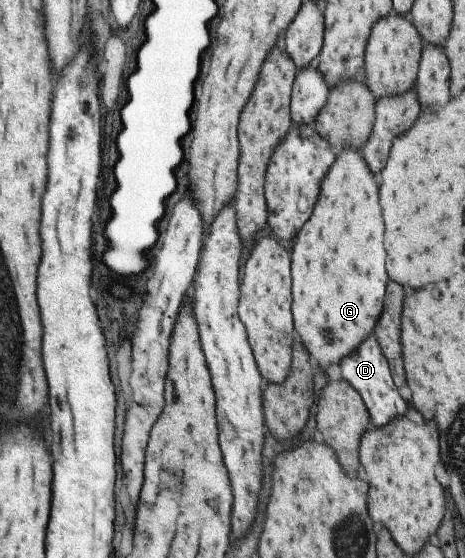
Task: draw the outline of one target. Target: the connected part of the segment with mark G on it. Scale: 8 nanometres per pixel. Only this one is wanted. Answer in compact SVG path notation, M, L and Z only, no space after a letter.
M343 149L322 178L320 195L314 213L298 231L290 251L292 261L292 323L293 331L302 347L314 357L315 370L325 373L330 363L339 363L349 356L370 335L382 311L384 285L384 249L382 249L382 215L378 205L378 187L368 173L364 161L356 151Z

